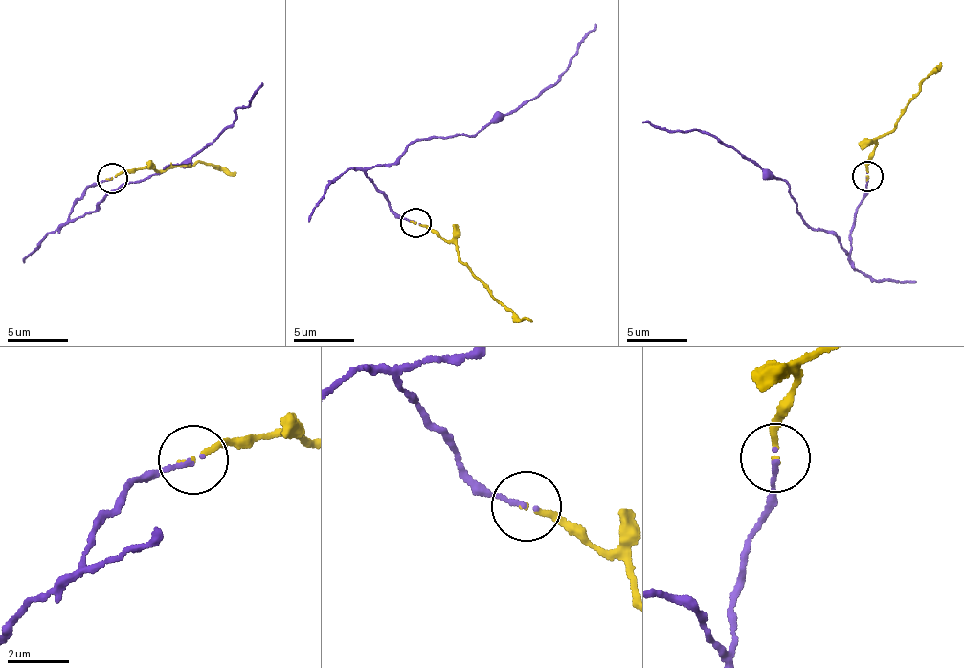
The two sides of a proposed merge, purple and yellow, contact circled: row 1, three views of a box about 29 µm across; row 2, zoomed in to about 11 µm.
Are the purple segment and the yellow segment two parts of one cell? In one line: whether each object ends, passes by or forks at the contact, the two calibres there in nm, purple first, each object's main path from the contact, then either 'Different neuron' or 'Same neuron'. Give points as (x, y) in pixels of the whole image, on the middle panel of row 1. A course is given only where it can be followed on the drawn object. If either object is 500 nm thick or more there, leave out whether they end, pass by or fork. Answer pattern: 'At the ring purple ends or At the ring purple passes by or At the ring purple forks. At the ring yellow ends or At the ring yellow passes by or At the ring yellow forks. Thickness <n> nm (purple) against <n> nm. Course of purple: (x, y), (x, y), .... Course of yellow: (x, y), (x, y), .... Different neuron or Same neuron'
At the ring purple ends. At the ring yellow ends. Thickness 150 nm (purple) against 140 nm. Course of purple: (415, 222), (366, 178), (370, 168), (426, 138), (499, 122), (558, 81), (596, 25). Course of yellow: (415, 222), (448, 240), (458, 257), (503, 304), (532, 321). Different neuron

